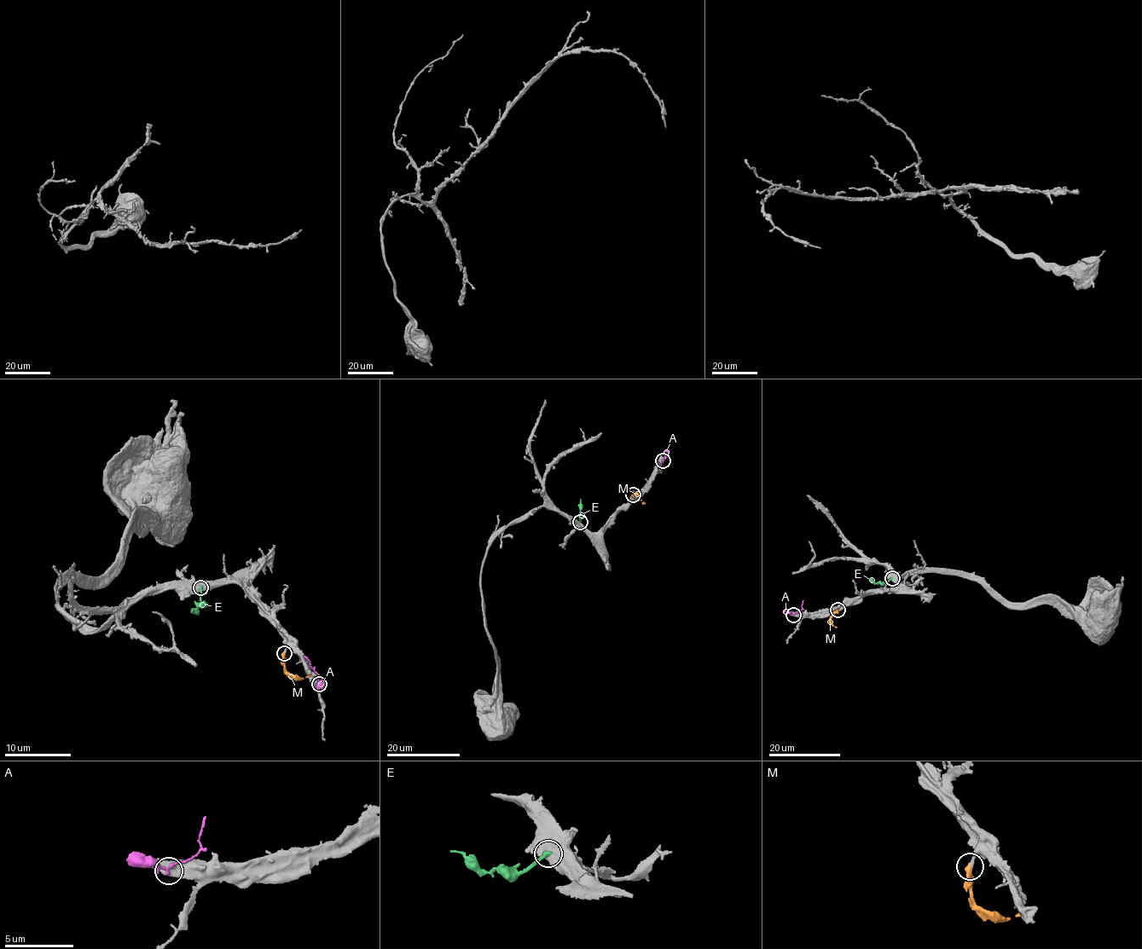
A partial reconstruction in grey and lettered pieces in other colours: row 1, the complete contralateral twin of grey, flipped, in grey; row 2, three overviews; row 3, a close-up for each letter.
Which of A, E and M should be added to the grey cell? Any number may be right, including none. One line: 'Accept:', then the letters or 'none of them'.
Accept: M

